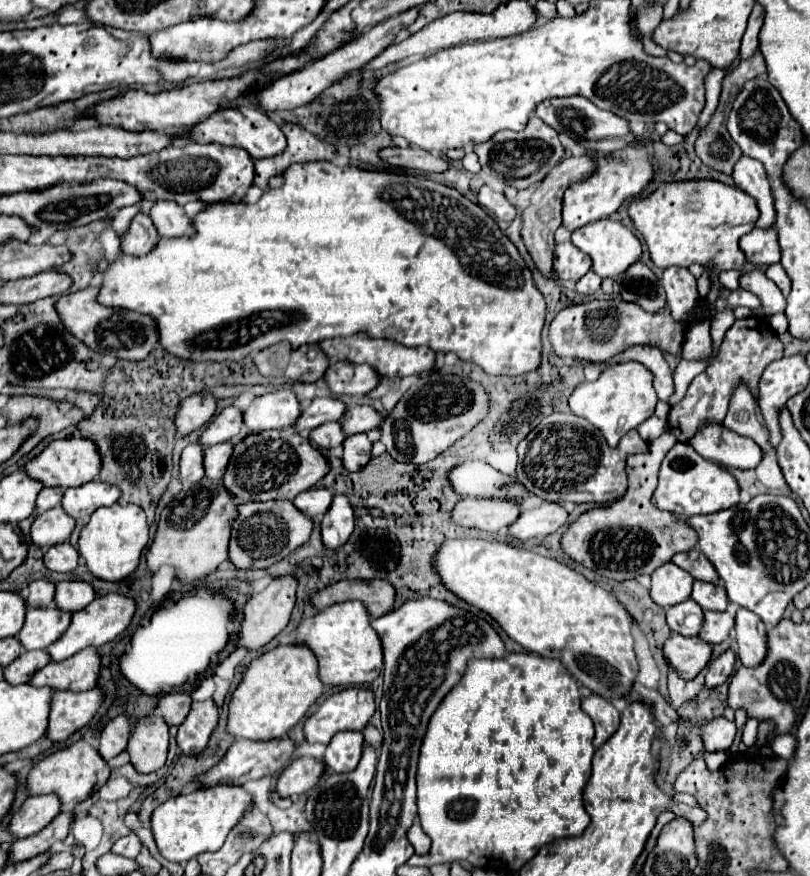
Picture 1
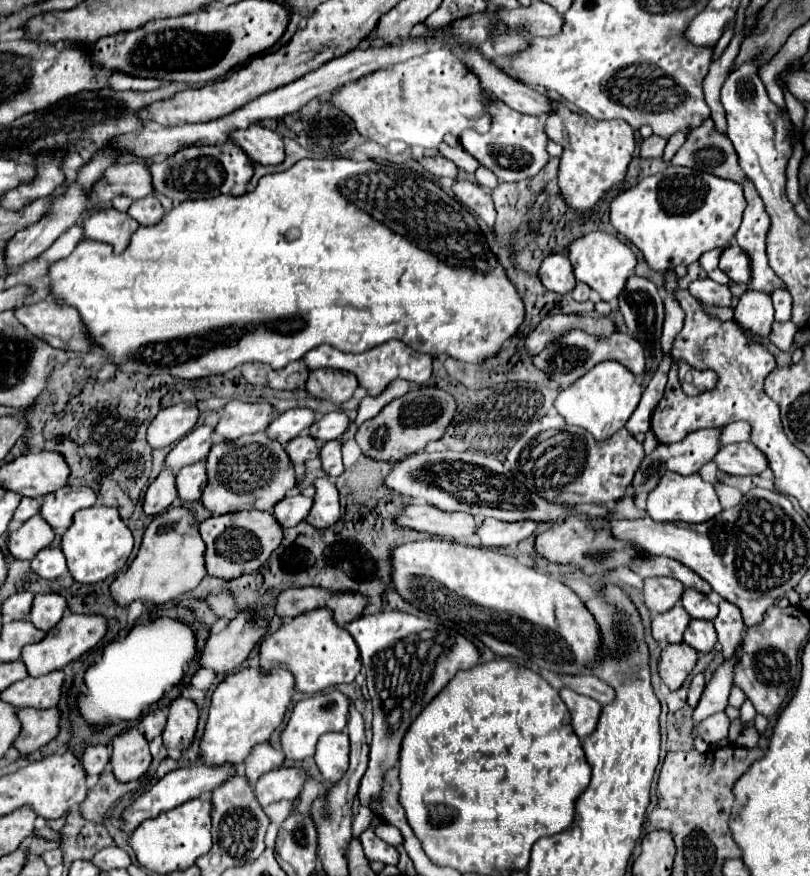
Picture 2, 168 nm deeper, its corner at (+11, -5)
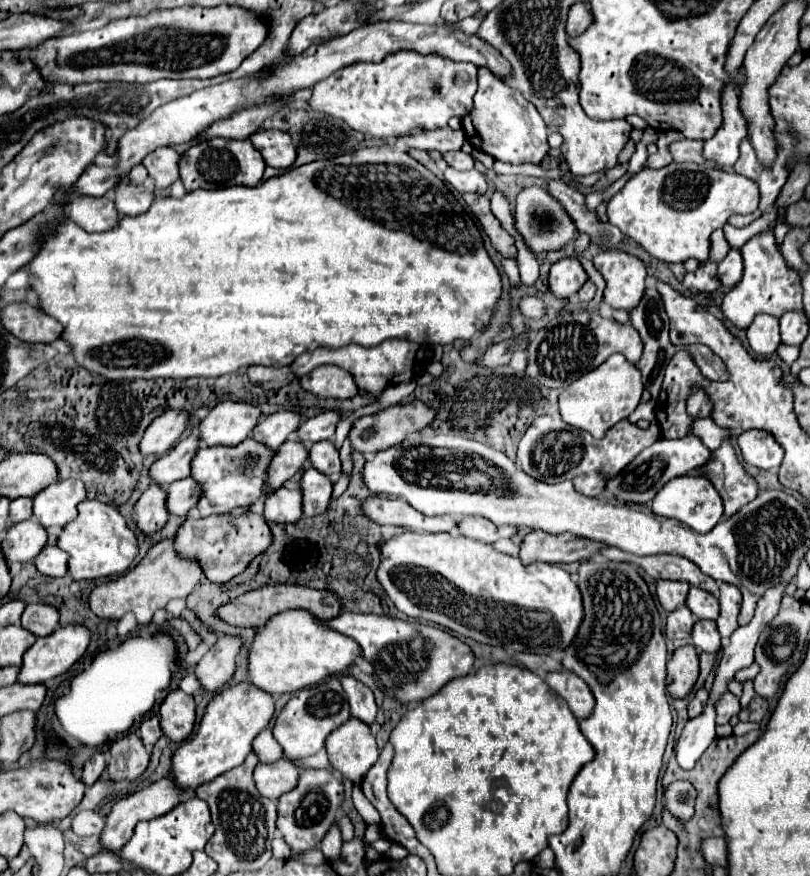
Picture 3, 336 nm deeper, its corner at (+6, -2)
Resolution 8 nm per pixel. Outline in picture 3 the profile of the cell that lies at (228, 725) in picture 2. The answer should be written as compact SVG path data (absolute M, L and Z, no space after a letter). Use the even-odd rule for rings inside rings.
M249 681L231 685L219 691L207 705L203 721L193 739L185 741L173 755L171 777L183 789L195 789L197 785L219 777L221 773L239 767L251 753L251 741L269 725L275 715L275 701L267 691L253 687Z

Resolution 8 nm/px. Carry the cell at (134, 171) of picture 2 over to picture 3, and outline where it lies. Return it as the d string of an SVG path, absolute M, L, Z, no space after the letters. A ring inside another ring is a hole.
M159 147L143 159L143 165L149 171L149 177L155 181L155 189L165 189L179 179L177 159L179 155L171 147Z

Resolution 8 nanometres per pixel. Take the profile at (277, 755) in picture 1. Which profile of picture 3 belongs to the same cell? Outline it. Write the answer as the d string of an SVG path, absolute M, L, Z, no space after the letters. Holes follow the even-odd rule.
M165 777L165 779L155 781L155 783L151 783L149 787L141 789L141 791L137 791L137 793L133 793L133 795L127 795L127 797L119 799L119 801L113 805L111 813L107 815L107 825L105 825L103 833L101 833L101 845L103 845L105 849L119 851L119 849L131 839L133 829L135 829L135 825L137 825L139 821L155 819L155 817L159 817L159 815L169 813L175 805L181 803L181 797L183 797L183 795L185 795L185 791L173 791L173 783L169 783L169 777Z

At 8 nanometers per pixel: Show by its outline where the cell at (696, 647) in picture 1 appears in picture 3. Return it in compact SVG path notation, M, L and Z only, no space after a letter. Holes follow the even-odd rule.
M693 645L675 649L667 663L667 691L675 699L685 699L699 675L699 655Z

